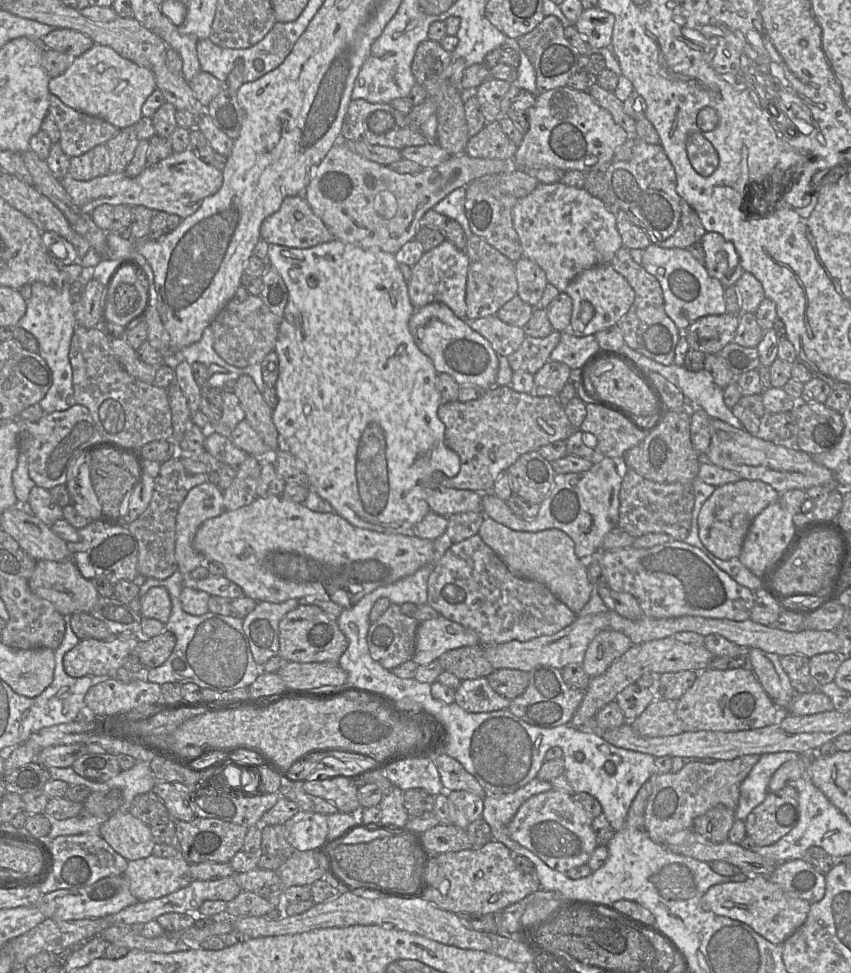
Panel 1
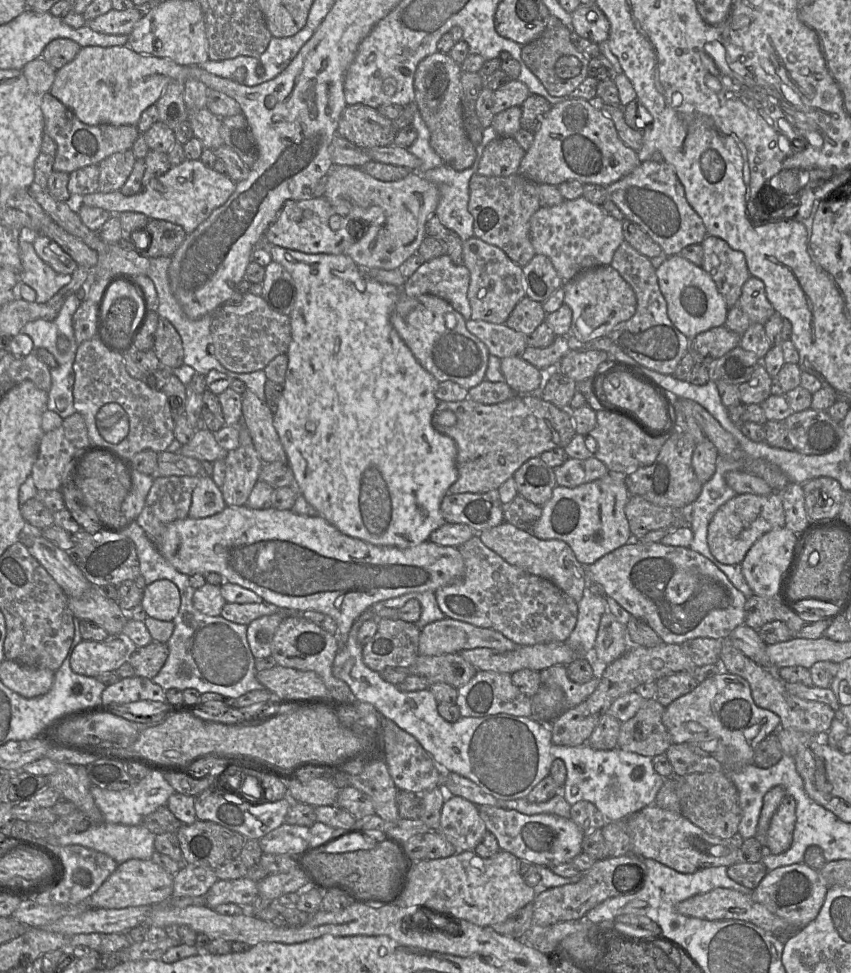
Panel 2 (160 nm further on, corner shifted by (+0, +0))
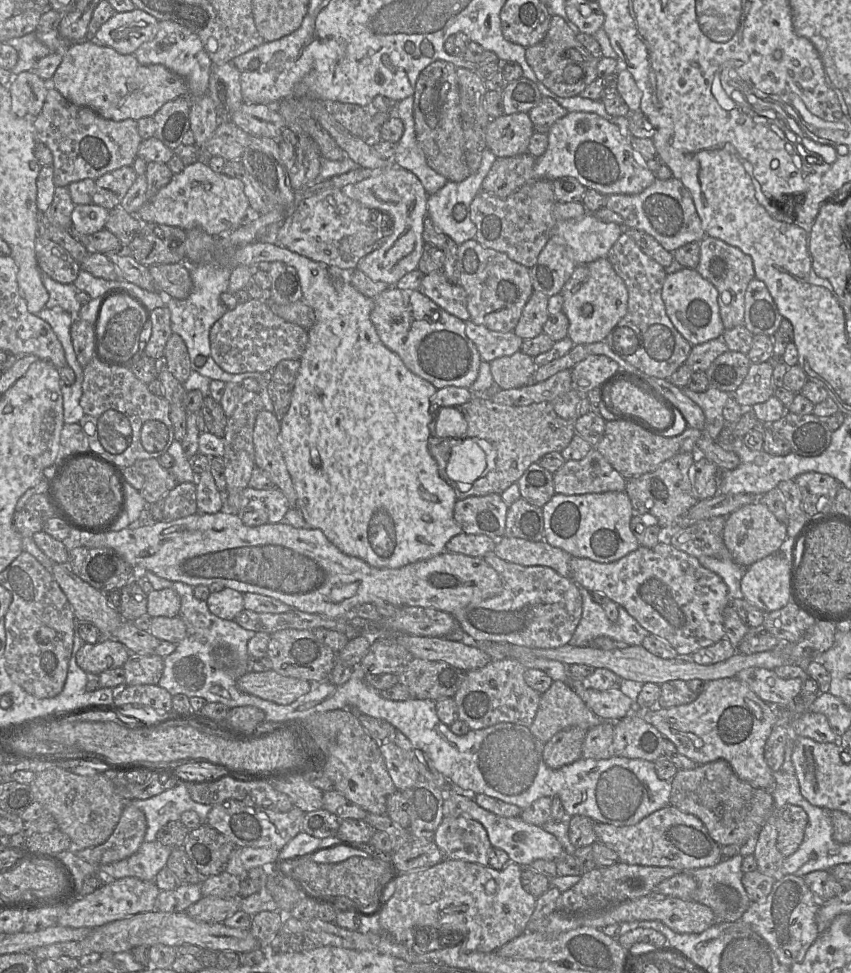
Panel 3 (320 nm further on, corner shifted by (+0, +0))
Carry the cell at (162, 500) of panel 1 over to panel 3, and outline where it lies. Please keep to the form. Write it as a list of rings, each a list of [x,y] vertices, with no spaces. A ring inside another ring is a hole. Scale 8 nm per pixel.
[[[196,483],[177,484],[162,499],[150,506],[155,521],[170,521],[198,513],[196,491]]]

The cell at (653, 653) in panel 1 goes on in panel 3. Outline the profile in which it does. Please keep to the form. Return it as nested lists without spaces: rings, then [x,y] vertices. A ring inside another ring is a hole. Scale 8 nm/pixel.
[[[577,727],[557,732],[544,745],[543,760],[552,769],[559,769],[582,758],[587,731]]]

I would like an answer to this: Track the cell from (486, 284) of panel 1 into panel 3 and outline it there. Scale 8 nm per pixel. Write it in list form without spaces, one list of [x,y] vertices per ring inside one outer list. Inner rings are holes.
[[[476,239],[458,247],[459,285],[466,292],[470,320],[489,330],[511,332],[517,325],[524,305],[533,293],[530,269],[511,260],[505,253],[485,248]]]

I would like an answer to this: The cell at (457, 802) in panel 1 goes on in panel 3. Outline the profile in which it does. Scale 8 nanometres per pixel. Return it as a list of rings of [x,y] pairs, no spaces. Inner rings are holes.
[[[443,817],[433,838],[446,859],[462,860],[489,866],[489,851],[492,847],[484,826],[467,817]]]

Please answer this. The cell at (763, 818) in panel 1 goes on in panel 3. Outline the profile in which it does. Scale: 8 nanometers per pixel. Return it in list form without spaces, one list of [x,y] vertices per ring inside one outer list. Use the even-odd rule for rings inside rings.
[[[787,804],[776,810],[777,849],[786,858],[796,852],[803,841],[808,816],[800,806]]]

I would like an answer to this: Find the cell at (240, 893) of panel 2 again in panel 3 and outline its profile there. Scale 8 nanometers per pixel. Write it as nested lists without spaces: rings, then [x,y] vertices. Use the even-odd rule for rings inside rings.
[[[239,895],[233,898],[206,896],[192,904],[185,912],[197,921],[223,923],[226,918],[240,909],[241,900]]]

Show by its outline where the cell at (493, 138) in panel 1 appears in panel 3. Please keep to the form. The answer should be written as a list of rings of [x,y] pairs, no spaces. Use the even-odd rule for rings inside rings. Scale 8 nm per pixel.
[[[529,153],[497,157],[482,182],[482,190],[505,198],[534,177],[535,157]]]

